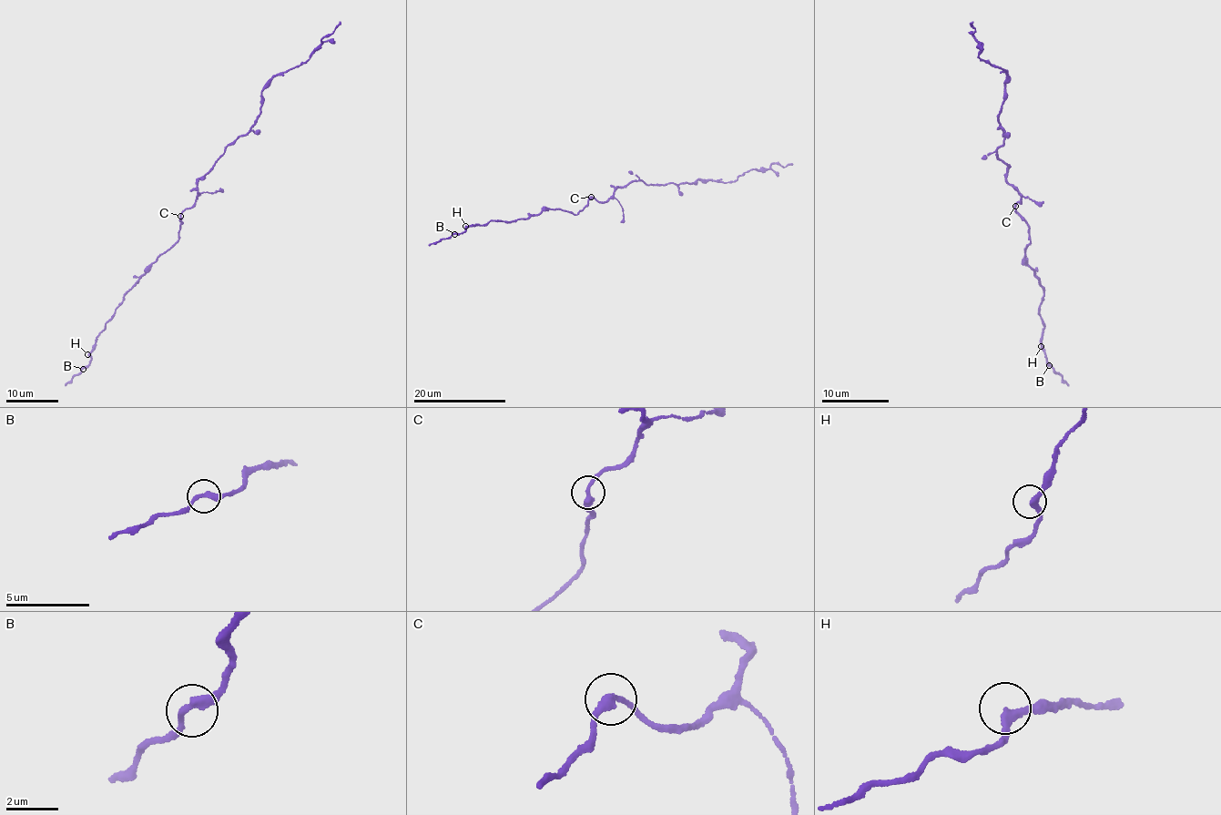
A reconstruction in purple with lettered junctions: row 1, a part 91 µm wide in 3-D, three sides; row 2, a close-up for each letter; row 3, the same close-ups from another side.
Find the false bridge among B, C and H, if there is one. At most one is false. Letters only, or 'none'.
none

